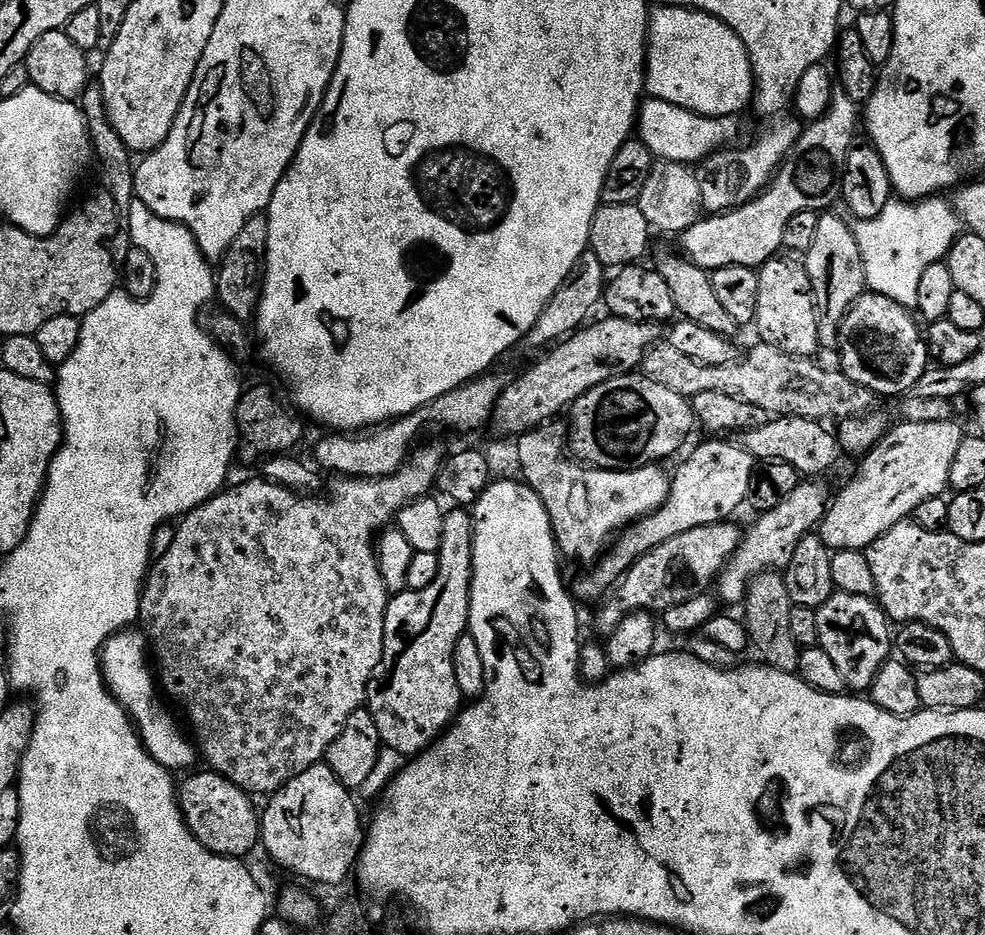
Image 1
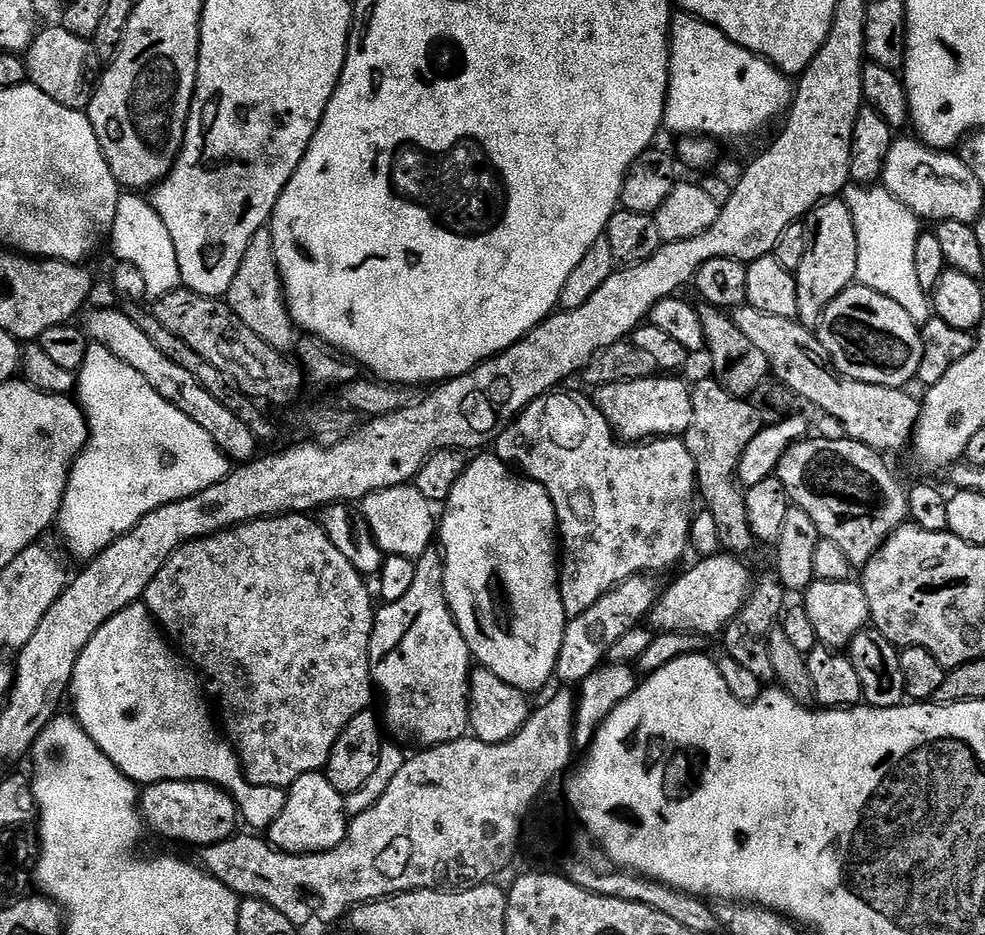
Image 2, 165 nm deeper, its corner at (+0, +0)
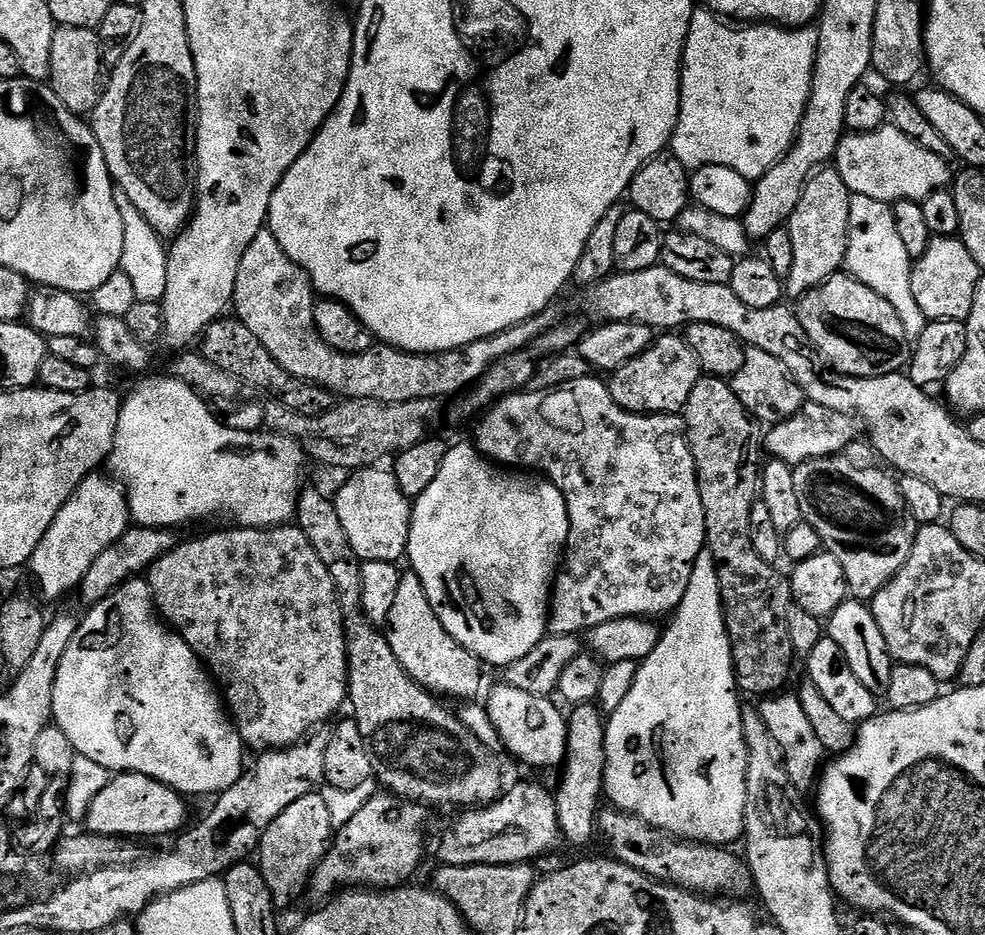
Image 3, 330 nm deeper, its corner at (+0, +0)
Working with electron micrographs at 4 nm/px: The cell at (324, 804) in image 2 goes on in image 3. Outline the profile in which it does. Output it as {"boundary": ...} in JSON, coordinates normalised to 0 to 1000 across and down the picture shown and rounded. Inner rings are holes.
{"boundary":[[[324,846],[311,849],[311,853],[303,853],[303,858],[292,862],[278,879],[274,880],[263,903],[262,927],[266,939],[270,939],[270,948],[274,948],[274,956],[281,972],[288,973],[304,958],[310,957],[317,932],[333,912],[338,897],[339,887],[335,879],[335,866],[331,866],[331,858]]]}

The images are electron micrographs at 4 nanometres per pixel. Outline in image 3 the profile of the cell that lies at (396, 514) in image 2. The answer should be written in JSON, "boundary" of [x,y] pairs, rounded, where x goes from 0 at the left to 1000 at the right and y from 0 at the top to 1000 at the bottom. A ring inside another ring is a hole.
{"boundary":[[[390,498],[368,501],[354,509],[357,510],[339,529],[339,538],[351,575],[355,575],[355,584],[359,584],[359,593],[363,593],[366,600],[409,600],[414,588],[419,536],[408,528],[401,508]]]}

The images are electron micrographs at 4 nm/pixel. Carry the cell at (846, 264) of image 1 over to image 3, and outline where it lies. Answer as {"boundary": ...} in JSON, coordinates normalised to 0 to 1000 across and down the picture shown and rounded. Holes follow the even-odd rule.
{"boundary":[[[845,178],[834,180],[817,197],[814,212],[810,220],[806,220],[806,229],[798,241],[806,259],[806,286],[798,297],[801,318],[817,317],[857,287],[866,209]]]}

